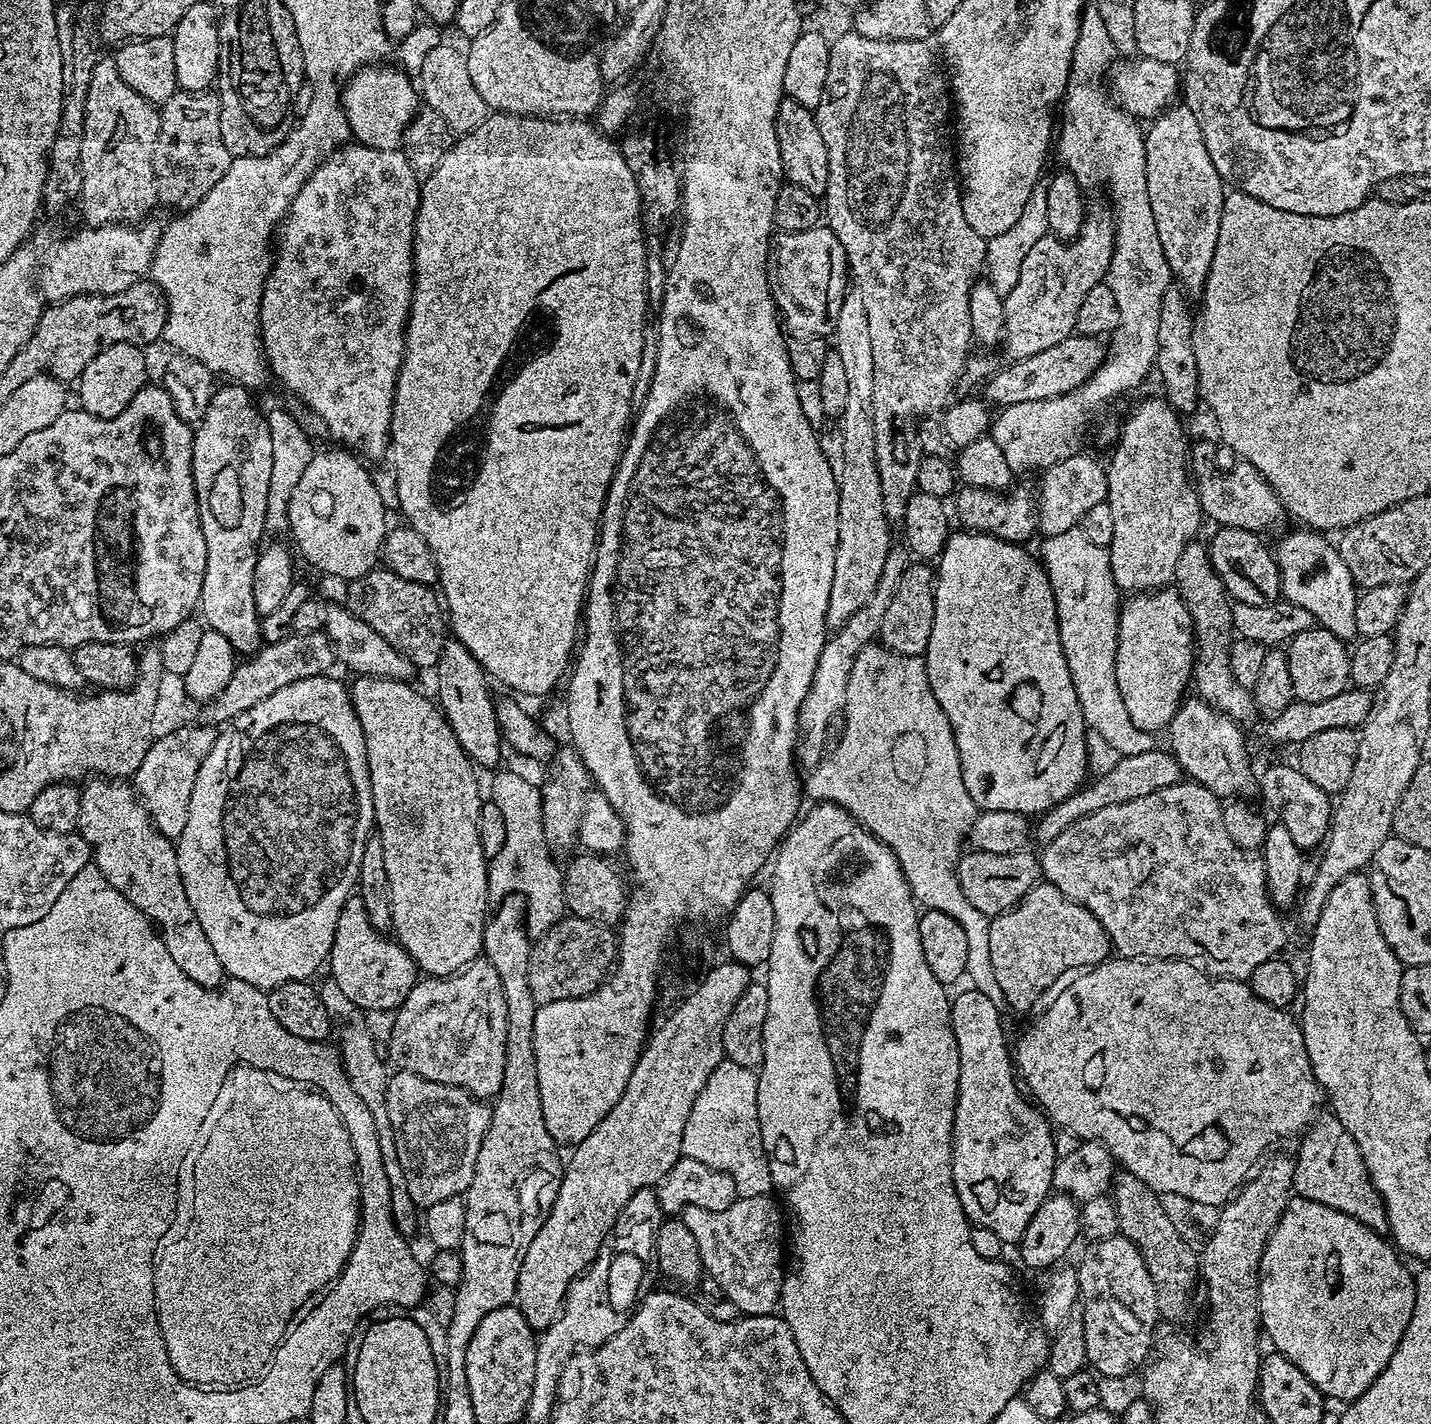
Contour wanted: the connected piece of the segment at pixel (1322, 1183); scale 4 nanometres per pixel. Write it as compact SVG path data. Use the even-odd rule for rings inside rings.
M1331 1114L1317 1115L1298 1143L1300 1149L1294 1152L1296 1165L1292 1179L1295 1195L1301 1200L1322 1202L1322 1206L1342 1210L1342 1214L1358 1218L1362 1226L1381 1234L1387 1233L1388 1215L1384 1203L1366 1170L1366 1162L1362 1162L1362 1150L1358 1150L1358 1142L1350 1138L1346 1126Z

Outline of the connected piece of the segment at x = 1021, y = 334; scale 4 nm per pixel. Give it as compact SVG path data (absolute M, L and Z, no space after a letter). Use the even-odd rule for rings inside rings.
M1096 208L1084 217L1084 225L1080 235L1074 240L1060 240L1051 234L1043 236L1026 254L1026 262L1022 262L1022 278L1018 278L1018 286L1006 297L1003 297L1005 308L1005 328L1003 343L1008 344L1009 361L1030 358L1034 354L1042 354L1042 350L1050 350L1050 346L1058 346L1067 336L1076 332L1076 319L1086 294L1094 290L1108 275L1108 269L1114 263L1118 252L1117 221L1112 220L1113 213L1104 208Z

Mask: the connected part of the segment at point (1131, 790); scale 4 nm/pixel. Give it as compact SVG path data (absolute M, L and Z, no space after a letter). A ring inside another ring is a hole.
M1153 746L1149 752L1134 754L1133 756L1120 756L1117 764L1109 772L1104 772L1096 781L1085 783L1079 792L1075 792L1070 798L1055 804L1048 812L1043 813L1034 824L1034 840L1037 845L1043 846L1054 842L1066 826L1078 822L1078 818L1086 818L1106 806L1114 806L1122 802L1134 802L1134 798L1146 798L1148 794L1154 794L1160 790L1166 790L1168 786L1181 783L1182 773L1180 763L1171 751Z

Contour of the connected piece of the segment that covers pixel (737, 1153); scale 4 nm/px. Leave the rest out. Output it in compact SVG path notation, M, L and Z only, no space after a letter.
M729 1060L714 1066L714 1074L706 1078L706 1086L702 1086L702 1094L698 1094L694 1110L690 1110L690 1118L686 1118L680 1151L694 1158L694 1162L702 1162L702 1166L730 1174L737 1197L767 1196L773 1191L758 1122L758 1076L753 1069Z

